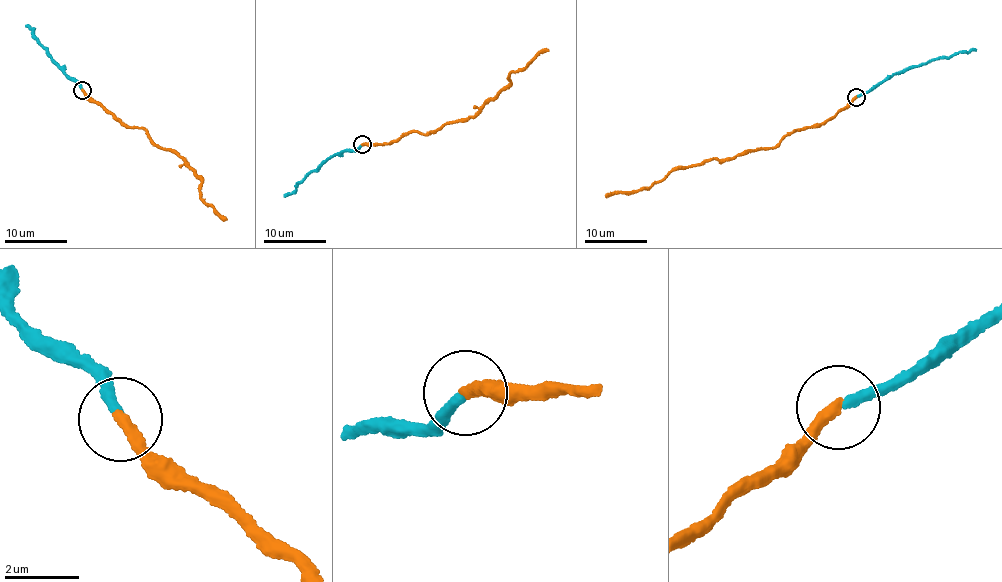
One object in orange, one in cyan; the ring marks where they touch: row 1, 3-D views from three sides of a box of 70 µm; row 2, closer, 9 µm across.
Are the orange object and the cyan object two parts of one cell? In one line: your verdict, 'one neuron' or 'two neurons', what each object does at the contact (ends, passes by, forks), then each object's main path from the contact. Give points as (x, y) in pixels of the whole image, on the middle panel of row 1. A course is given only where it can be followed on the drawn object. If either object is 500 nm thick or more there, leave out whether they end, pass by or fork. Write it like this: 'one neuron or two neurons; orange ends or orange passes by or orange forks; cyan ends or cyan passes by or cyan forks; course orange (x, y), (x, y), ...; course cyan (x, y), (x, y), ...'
one neuron; orange ends; cyan ends; course orange (361, 145), (394, 142), (412, 131), (429, 135), (448, 123), (466, 121), (508, 84), (512, 72), (548, 51); course cyan (361, 145), (356, 150), (345, 149), (327, 157), (297, 187), (284, 195)

